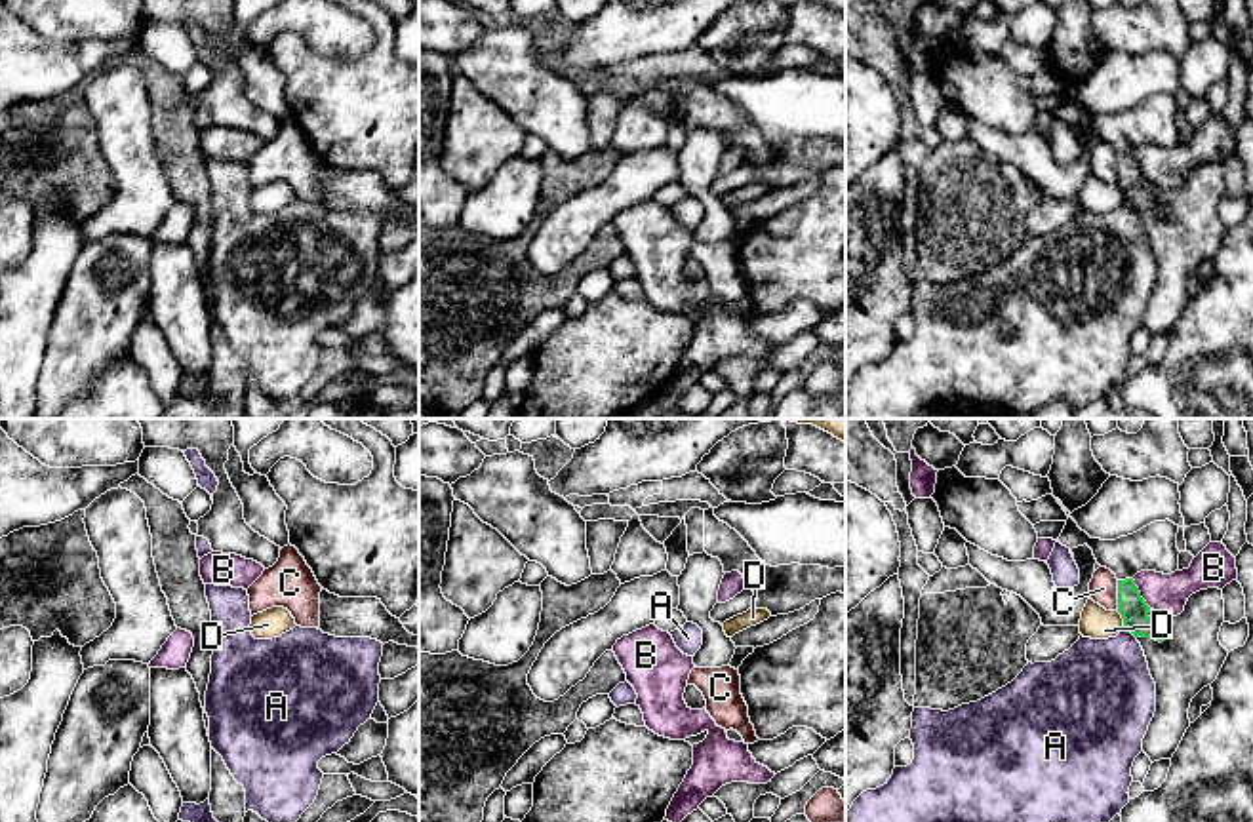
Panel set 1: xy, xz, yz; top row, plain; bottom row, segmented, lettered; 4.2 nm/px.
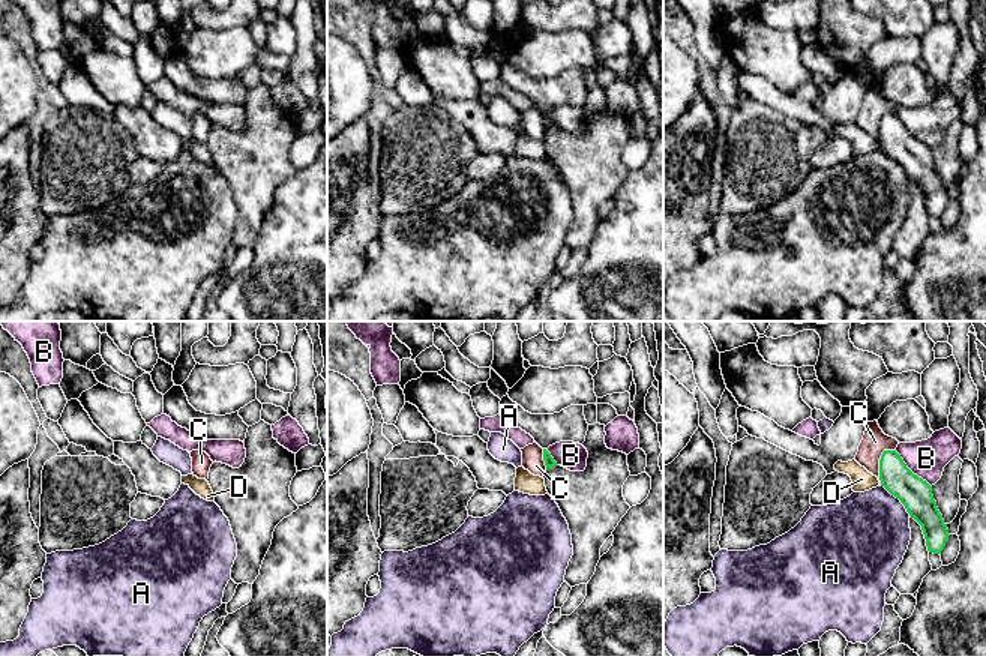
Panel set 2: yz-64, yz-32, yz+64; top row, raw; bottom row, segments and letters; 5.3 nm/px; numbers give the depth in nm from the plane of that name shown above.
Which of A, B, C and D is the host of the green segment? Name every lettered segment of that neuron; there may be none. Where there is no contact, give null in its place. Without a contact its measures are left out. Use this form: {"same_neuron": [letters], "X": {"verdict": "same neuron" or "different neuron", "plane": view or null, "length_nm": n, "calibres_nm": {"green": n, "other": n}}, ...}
{"same_neuron": [], "A": {"verdict": "different neuron", "plane": "yz", "length_nm": 70, "calibres_nm": {"green": 120, "other": 380}}, "B": {"verdict": "different neuron", "plane": "yz", "length_nm": 160, "calibres_nm": {"green": 120, "other": 170}}, "C": {"verdict": "different neuron", "plane": "yz", "length_nm": 130, "calibres_nm": {"green": 120, "other": 130}}, "D": {"verdict": "different neuron", "plane": "yz", "length_nm": 80, "calibres_nm": {"green": 120, "other": 140}}}

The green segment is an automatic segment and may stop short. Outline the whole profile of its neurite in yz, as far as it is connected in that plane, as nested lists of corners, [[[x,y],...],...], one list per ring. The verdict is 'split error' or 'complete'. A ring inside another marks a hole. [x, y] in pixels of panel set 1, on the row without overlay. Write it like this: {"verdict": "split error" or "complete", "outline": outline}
{"verdict": "split error", "outline": [[[1068,89],[1059,116],[1070,124],[1087,118],[1097,137],[1110,143],[1118,152],[1118,186],[1124,192],[1125,204],[1135,211],[1152,211],[1162,217],[1167,209],[1150,194],[1148,186],[1152,183],[1141,171],[1133,150],[1141,145],[1164,148],[1179,145],[1177,107],[1179,99],[1165,93],[1116,114],[1101,114],[1091,112]]]}

